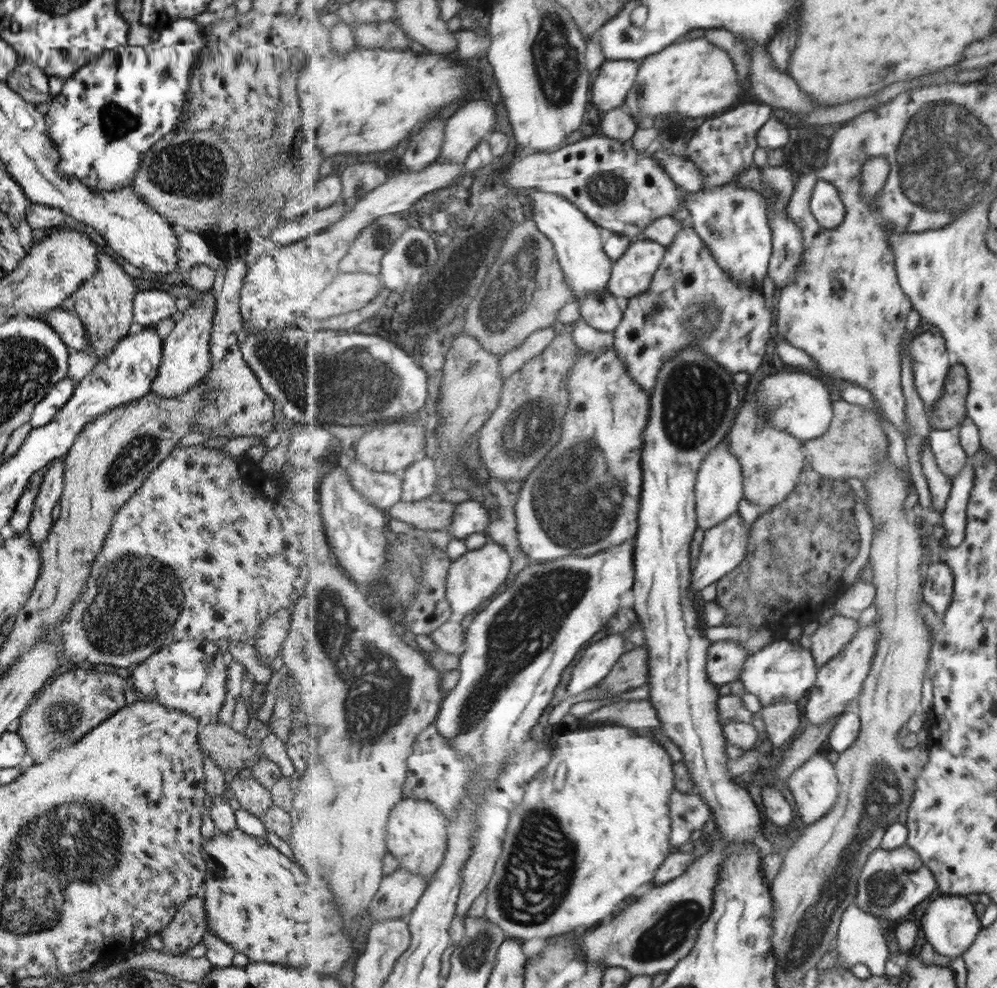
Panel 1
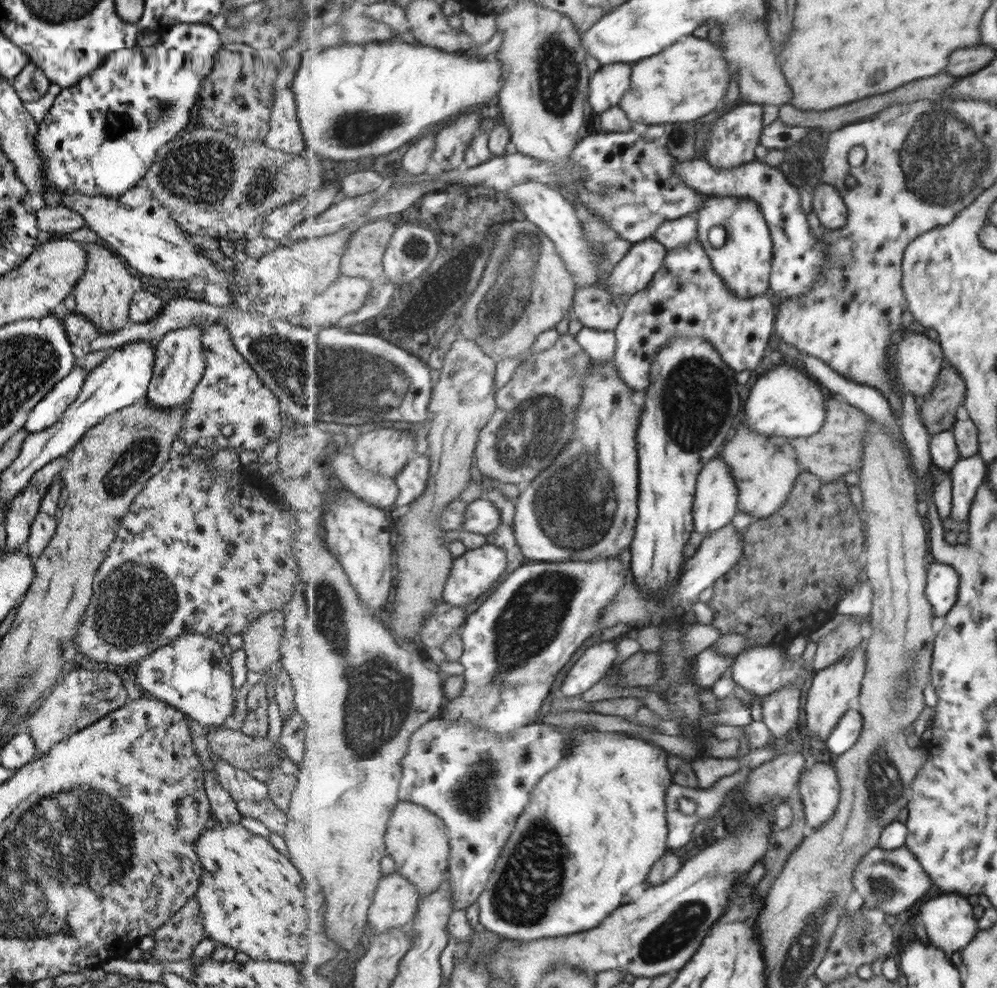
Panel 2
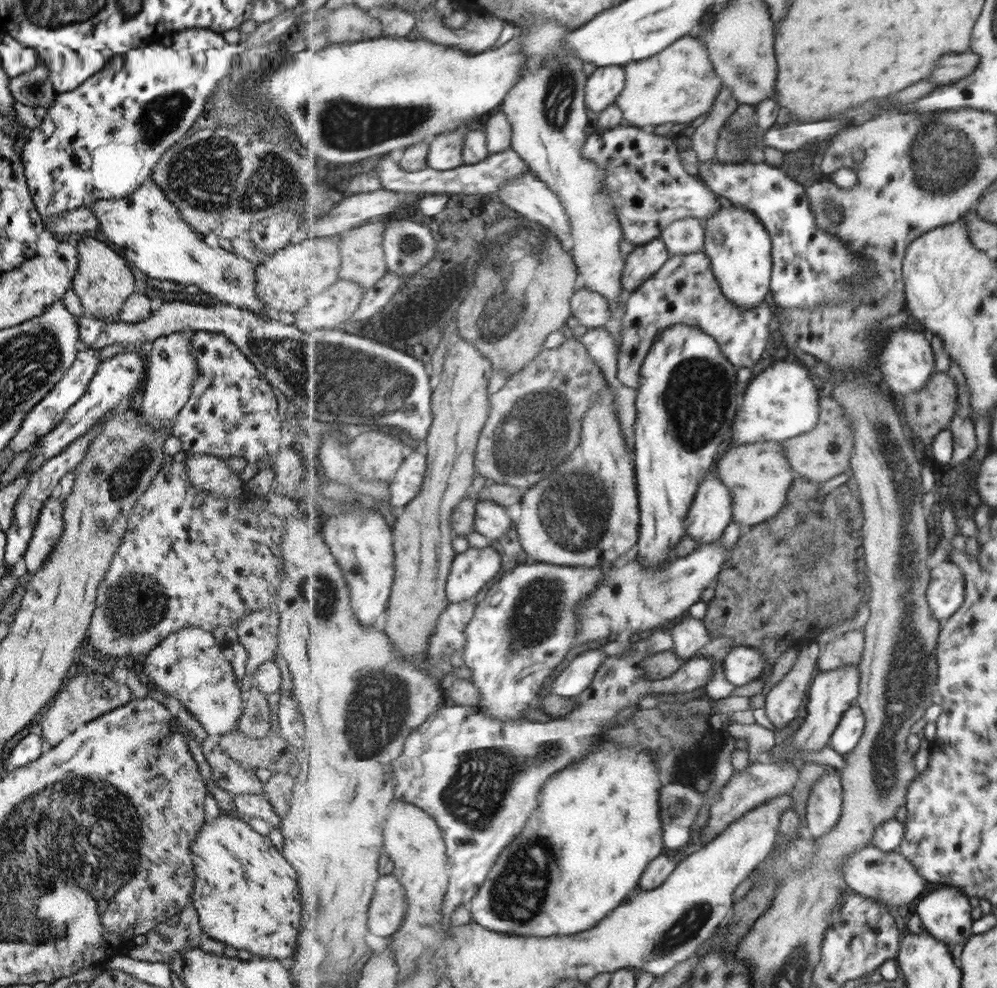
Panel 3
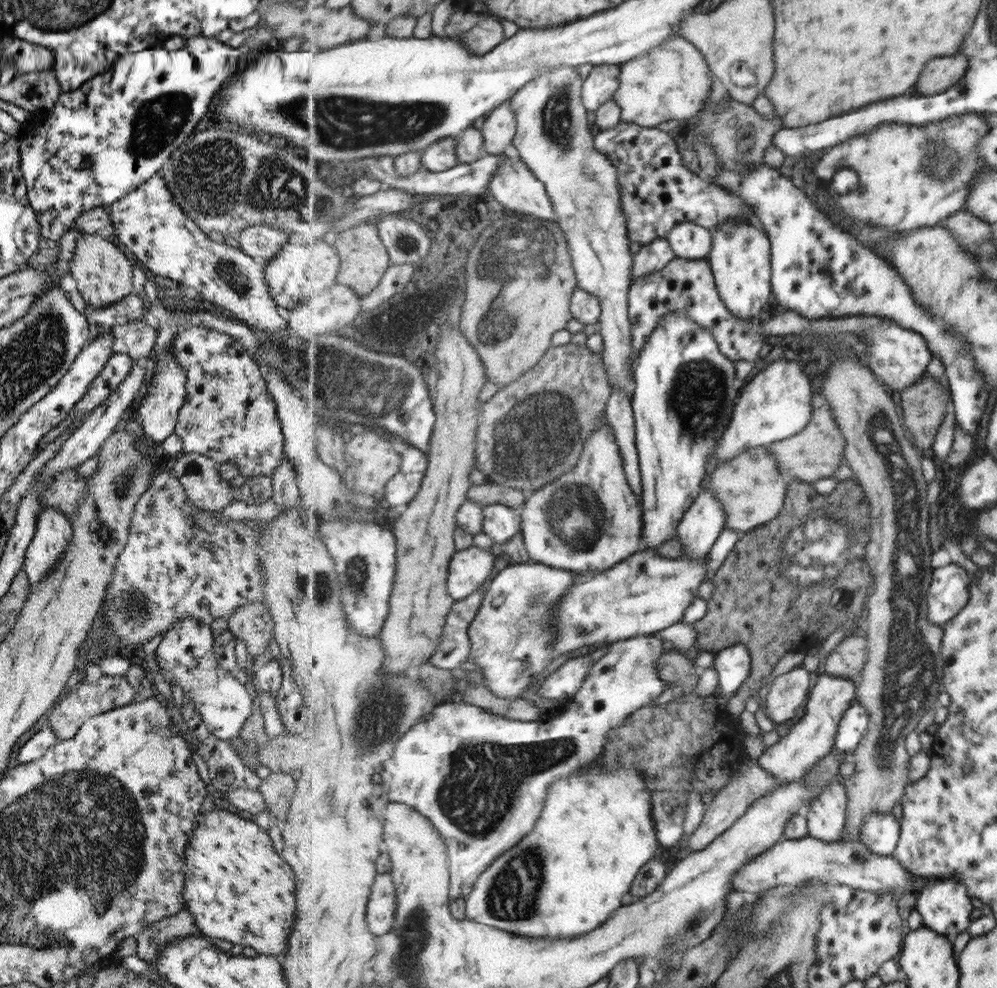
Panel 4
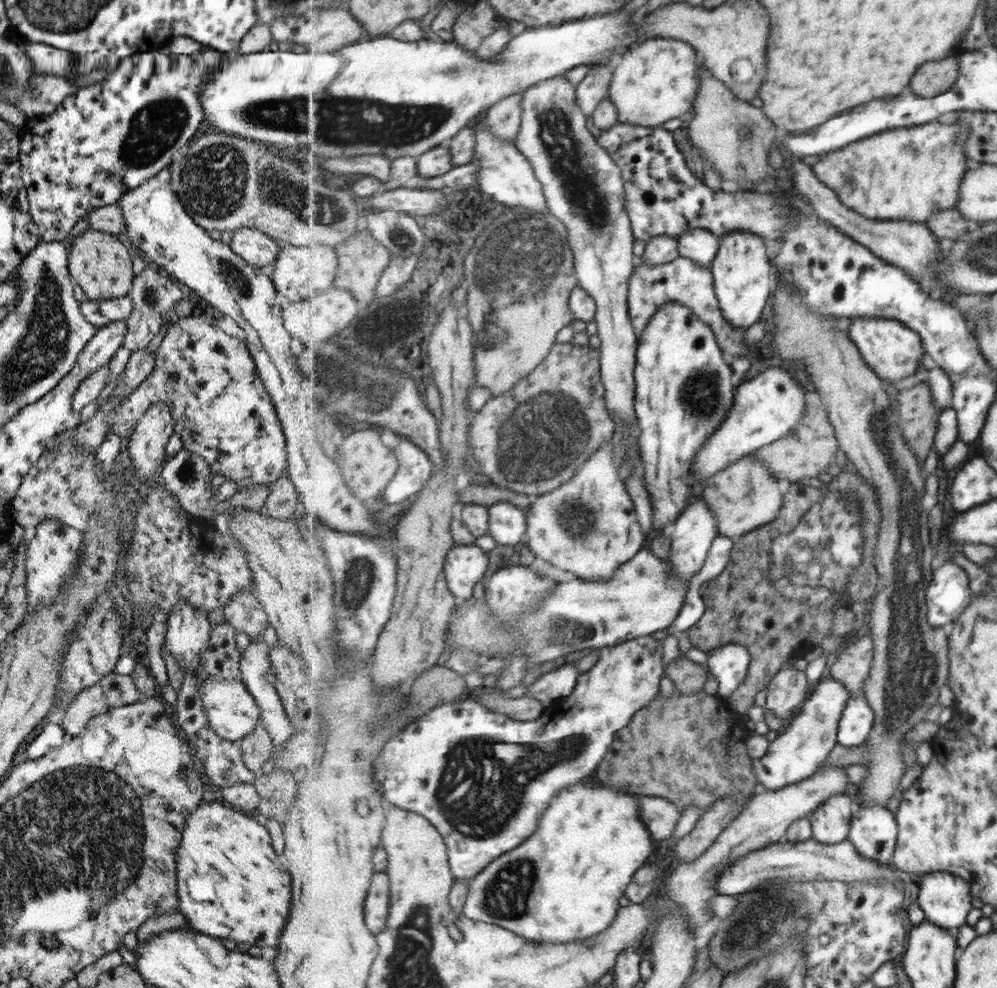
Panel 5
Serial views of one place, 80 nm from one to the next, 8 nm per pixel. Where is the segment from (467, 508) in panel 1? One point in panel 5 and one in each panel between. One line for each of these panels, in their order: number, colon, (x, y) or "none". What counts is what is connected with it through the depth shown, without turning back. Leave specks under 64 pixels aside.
2: (482, 517)
3: (491, 520)
4: (501, 525)
5: (508, 526)

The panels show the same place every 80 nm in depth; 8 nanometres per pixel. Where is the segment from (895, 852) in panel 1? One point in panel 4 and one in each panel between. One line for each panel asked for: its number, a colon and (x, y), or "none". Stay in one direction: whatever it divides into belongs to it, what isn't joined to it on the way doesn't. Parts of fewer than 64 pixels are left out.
2: (892, 881)
3: (891, 877)
4: (854, 864)

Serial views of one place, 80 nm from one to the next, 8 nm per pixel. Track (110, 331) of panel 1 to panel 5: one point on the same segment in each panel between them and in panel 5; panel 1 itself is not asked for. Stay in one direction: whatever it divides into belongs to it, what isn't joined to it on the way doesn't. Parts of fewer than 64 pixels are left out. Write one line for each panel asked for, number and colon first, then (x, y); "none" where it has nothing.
2: (102, 295)
3: (103, 280)
4: (101, 270)
5: (98, 262)

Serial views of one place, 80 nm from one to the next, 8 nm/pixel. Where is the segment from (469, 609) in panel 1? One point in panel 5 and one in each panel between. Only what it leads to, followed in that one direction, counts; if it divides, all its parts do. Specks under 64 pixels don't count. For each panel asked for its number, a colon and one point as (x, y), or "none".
2: (475, 573)
3: (472, 570)
4: (469, 568)
5: (466, 565)

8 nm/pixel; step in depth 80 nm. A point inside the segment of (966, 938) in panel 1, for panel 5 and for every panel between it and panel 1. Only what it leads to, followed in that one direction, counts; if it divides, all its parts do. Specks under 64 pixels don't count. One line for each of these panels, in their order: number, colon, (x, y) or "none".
2: (950, 925)
3: (946, 913)
4: (945, 904)
5: (945, 898)

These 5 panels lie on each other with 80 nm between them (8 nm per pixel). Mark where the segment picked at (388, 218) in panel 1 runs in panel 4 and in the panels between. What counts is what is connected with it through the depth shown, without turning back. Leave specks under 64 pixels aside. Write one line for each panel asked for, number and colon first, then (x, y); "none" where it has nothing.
2: (365, 256)
3: (364, 260)
4: (364, 257)

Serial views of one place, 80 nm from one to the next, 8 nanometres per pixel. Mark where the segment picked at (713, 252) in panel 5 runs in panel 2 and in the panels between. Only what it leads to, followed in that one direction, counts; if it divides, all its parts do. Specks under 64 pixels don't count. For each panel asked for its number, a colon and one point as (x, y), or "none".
2: (678, 232)
3: (686, 236)
4: (689, 240)

